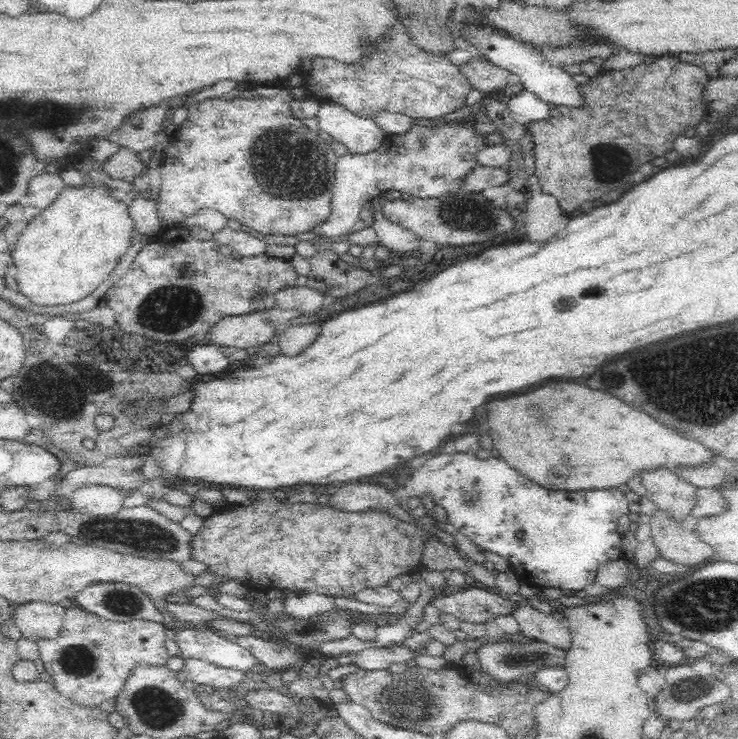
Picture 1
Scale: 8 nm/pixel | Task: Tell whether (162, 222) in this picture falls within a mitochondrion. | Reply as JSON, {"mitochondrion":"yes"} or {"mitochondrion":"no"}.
{"mitochondrion":"no"}

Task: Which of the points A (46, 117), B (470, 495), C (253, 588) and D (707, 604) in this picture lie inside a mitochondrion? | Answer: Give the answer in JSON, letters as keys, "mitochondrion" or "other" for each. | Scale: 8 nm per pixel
{"A":"mitochondrion","B":"mitochondrion","C":"other","D":"mitochondrion"}

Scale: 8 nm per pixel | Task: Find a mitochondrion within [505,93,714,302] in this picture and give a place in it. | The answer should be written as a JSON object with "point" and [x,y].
{"point":[609,162]}

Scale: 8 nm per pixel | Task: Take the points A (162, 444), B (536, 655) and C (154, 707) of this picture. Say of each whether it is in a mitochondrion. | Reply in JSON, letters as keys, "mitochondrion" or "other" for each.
{"A":"mitochondrion","B":"mitochondrion","C":"mitochondrion"}

